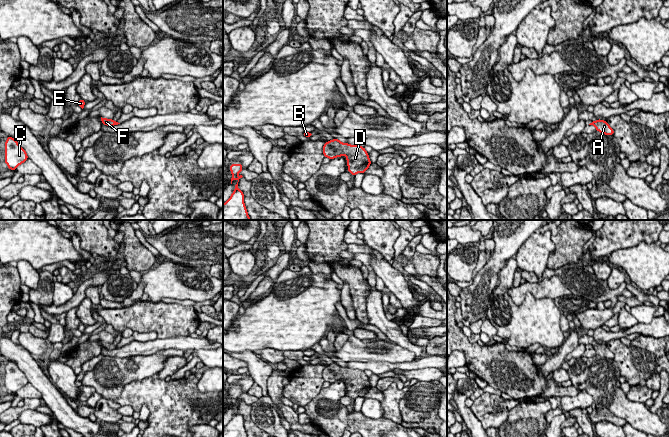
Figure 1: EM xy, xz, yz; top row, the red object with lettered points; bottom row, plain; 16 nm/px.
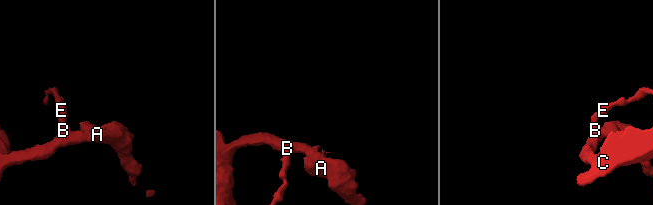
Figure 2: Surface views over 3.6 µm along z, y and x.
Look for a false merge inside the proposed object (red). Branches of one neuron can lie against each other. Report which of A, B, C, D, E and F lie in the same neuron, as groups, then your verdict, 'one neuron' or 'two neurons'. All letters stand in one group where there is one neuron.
A D F / B C E | two neurons

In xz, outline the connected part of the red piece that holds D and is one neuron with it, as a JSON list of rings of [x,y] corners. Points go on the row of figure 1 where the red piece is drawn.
[[[336,139],[327,141],[323,146],[323,155],[330,160],[336,157],[346,156],[348,171],[355,176],[358,173],[365,174],[365,171],[371,165],[368,152],[364,147],[341,143]]]

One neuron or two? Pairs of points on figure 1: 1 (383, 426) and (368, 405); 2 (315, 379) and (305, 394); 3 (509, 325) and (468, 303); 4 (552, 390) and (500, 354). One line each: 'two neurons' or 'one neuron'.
1: two neurons
2: one neuron
3: two neurons
4: one neuron

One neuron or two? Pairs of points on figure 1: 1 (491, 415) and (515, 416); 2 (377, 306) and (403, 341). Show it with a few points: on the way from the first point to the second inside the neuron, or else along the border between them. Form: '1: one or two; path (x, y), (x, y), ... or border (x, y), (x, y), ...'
1: two; border (517, 404), (508, 412), (507, 419), (499, 426)
2: one; path (377, 315), (394, 333)

